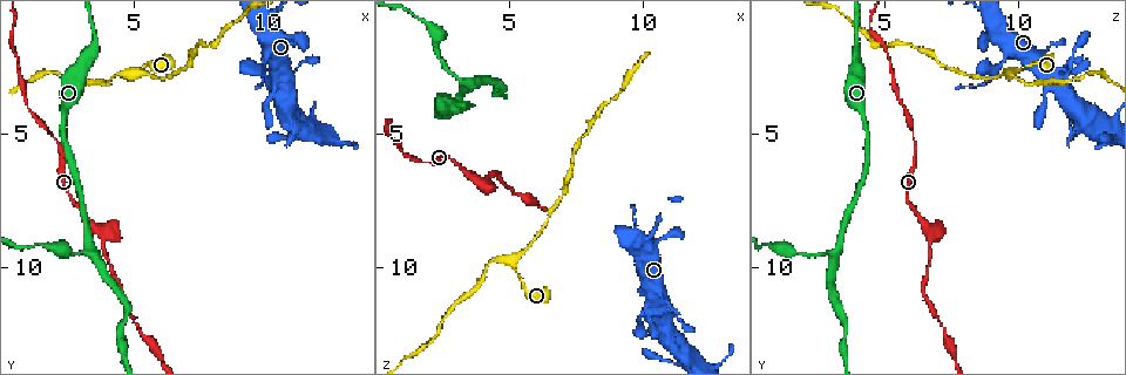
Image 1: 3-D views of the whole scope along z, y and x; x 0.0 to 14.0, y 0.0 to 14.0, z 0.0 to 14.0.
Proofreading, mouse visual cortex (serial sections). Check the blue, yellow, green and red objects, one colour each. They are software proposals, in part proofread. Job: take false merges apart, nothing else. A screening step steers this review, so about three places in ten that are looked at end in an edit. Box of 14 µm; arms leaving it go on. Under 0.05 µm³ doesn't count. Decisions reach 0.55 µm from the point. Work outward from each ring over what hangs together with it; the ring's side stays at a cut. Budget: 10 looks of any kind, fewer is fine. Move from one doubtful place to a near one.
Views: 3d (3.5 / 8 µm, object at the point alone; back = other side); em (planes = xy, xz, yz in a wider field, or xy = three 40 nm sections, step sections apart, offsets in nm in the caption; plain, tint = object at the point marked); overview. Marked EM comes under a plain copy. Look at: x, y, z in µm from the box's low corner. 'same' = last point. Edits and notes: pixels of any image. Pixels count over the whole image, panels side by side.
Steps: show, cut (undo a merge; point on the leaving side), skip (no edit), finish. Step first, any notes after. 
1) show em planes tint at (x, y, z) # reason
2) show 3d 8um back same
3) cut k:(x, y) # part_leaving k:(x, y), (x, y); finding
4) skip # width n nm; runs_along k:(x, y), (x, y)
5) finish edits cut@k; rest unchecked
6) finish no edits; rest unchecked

show 3d 3.5um back at (3.8, 8.7, 6.7) # a fork

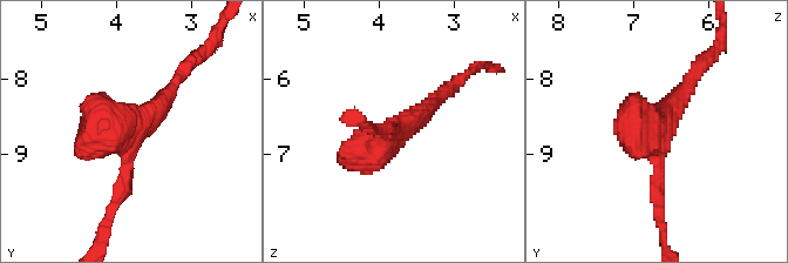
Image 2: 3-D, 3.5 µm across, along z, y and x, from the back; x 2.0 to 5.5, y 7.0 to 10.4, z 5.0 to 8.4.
show em xy step 1 tint at (3.80, 8.70, 6.70)

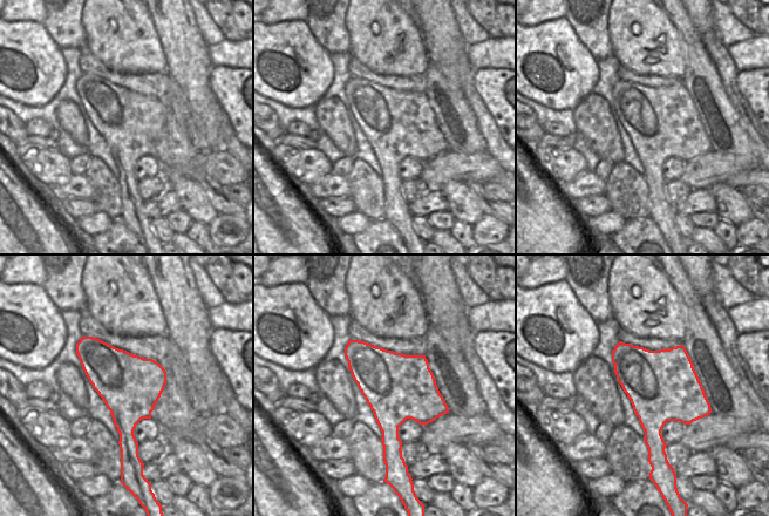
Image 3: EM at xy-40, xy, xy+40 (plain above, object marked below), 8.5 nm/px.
skip # width 550 nm; runs_along 2:(179, 78), (126, 135), (111, 208); continuous, no second cell

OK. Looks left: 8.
show 3d 8um at (3.3, 9.3, 3.3) # three-way junction

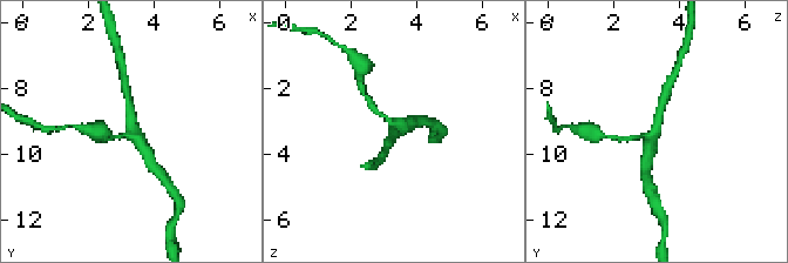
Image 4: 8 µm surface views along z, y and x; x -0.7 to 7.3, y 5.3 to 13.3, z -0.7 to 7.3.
show 3d 3.5um at (3.5, 9.3, 3.2)

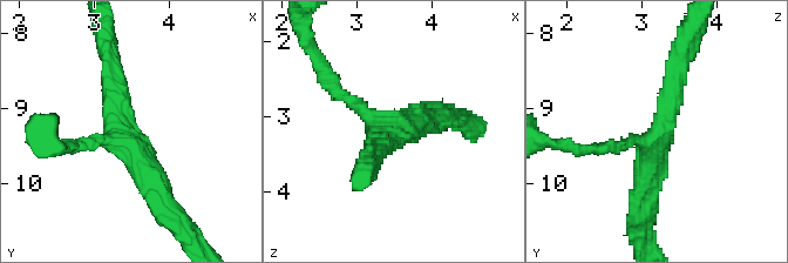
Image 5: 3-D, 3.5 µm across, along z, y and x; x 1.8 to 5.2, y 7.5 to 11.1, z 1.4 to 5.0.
show em xy step 5 tint at (3.40, 9.35, 3.25) # arms 3; arm_widths 150, 250, 350 nm

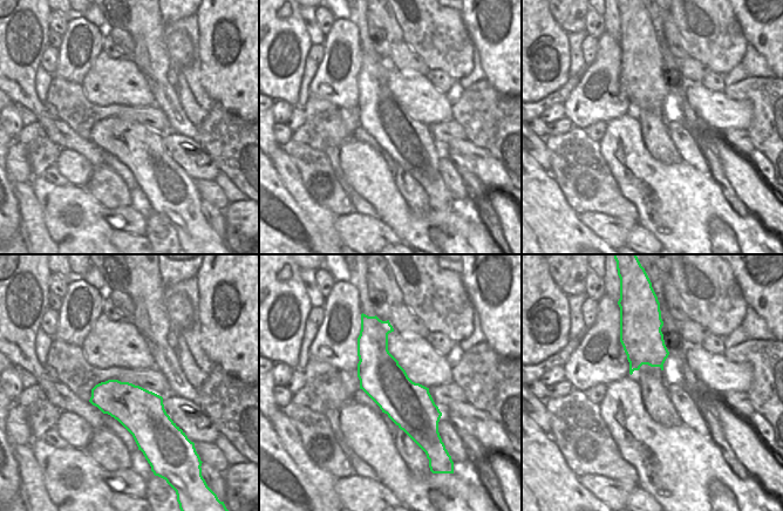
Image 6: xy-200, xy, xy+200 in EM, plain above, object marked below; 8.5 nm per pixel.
skip # runs_along 5:(108, 61), (115, 123), (162, 199); one cell here

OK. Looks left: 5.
show 3d 3.5um at (5.1, 12.0, 7.1) # narrows sharply

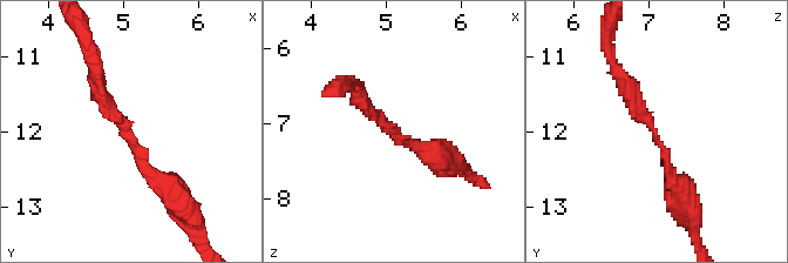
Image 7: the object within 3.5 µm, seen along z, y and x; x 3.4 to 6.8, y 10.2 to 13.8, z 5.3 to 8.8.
show em xy step 5 tint at (5.05, 12.10, 7.15) # now the EM

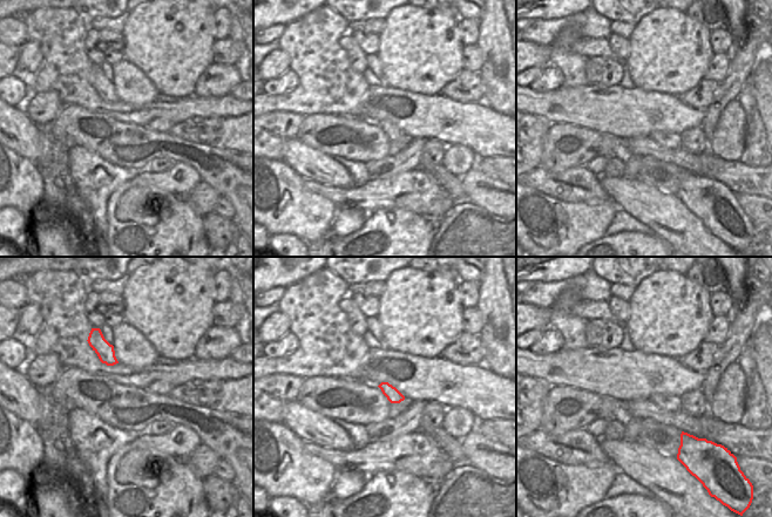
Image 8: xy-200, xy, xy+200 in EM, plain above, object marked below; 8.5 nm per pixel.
skip # runs_along 7:(96, 75), (138, 159), (175, 194); continuous, no second cell

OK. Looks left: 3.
show 3d 3.5um at (10.4, 1.3, 9.2) # thin neck

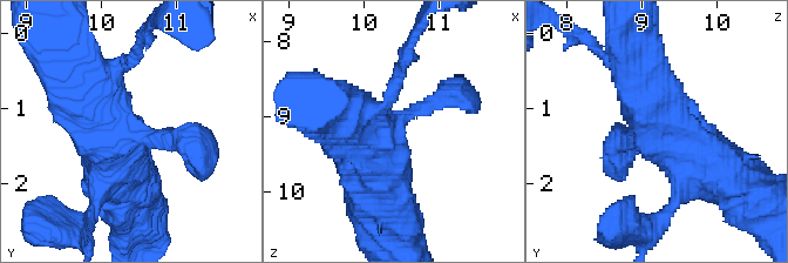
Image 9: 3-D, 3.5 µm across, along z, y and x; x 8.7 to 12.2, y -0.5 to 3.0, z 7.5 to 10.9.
show em xy step 5 tint at (10.35, 1.30, 9.15) # shape alone is not enough

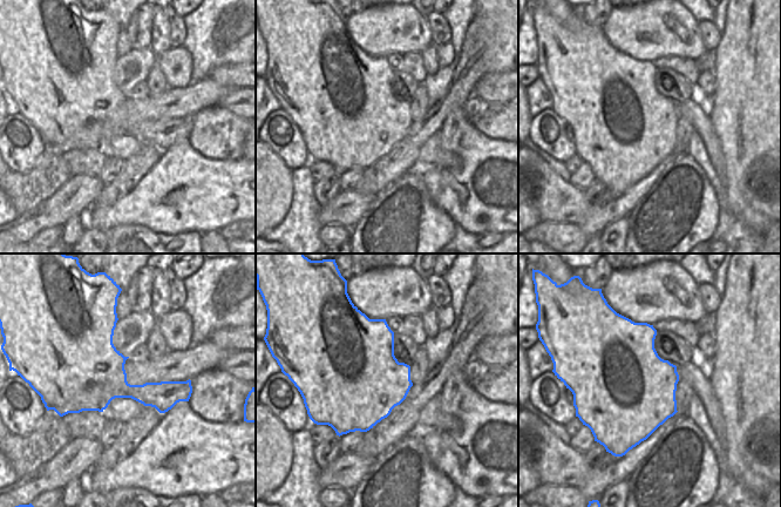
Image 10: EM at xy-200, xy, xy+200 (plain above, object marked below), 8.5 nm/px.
skip # runs_along 9:(724, 161), (676, 140), (637, 67); continuous, no second cell

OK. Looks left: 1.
finish no edits; rest unchecked

